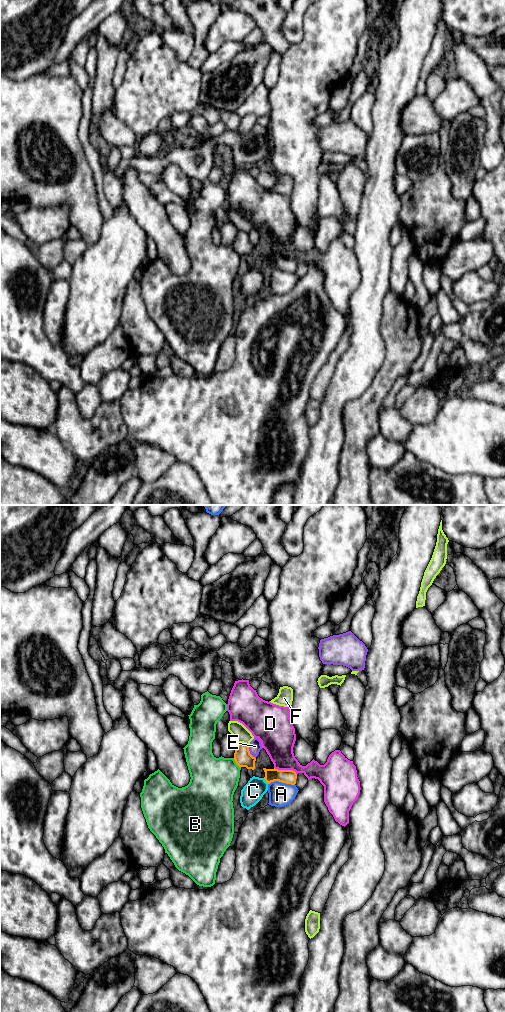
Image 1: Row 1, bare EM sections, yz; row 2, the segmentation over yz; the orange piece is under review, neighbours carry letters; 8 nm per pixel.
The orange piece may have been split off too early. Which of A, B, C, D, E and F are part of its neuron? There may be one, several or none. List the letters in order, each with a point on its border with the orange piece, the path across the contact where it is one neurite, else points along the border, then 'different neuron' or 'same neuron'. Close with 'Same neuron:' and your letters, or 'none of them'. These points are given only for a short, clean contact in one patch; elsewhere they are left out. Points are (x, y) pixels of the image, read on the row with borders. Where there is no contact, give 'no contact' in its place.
A: meets orange in yz at (281, 781); different neuron
B: meets orange in yz at (236, 763); different neuron
C: meets orange in yz at (266, 781); different neuron
D: meets orange in yz at (286, 770); different neuron
E: meets orange in yz at (249, 752); border along yz (247, 745), (250, 753), (255, 758); different neuron
F: meets orange in yz at (242, 743); border along yz (238, 742), (247, 745); different neuron
Same neuron: none of them

